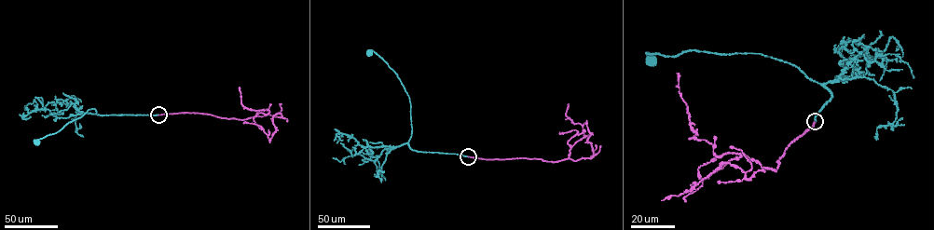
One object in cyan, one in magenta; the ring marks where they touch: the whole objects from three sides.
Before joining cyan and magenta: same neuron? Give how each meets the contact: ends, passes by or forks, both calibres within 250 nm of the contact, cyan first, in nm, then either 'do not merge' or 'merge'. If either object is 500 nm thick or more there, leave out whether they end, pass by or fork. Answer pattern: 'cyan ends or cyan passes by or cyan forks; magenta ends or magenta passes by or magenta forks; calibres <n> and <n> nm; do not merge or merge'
cyan ends; magenta ends; calibres 260 and 280 nm; do not merge

